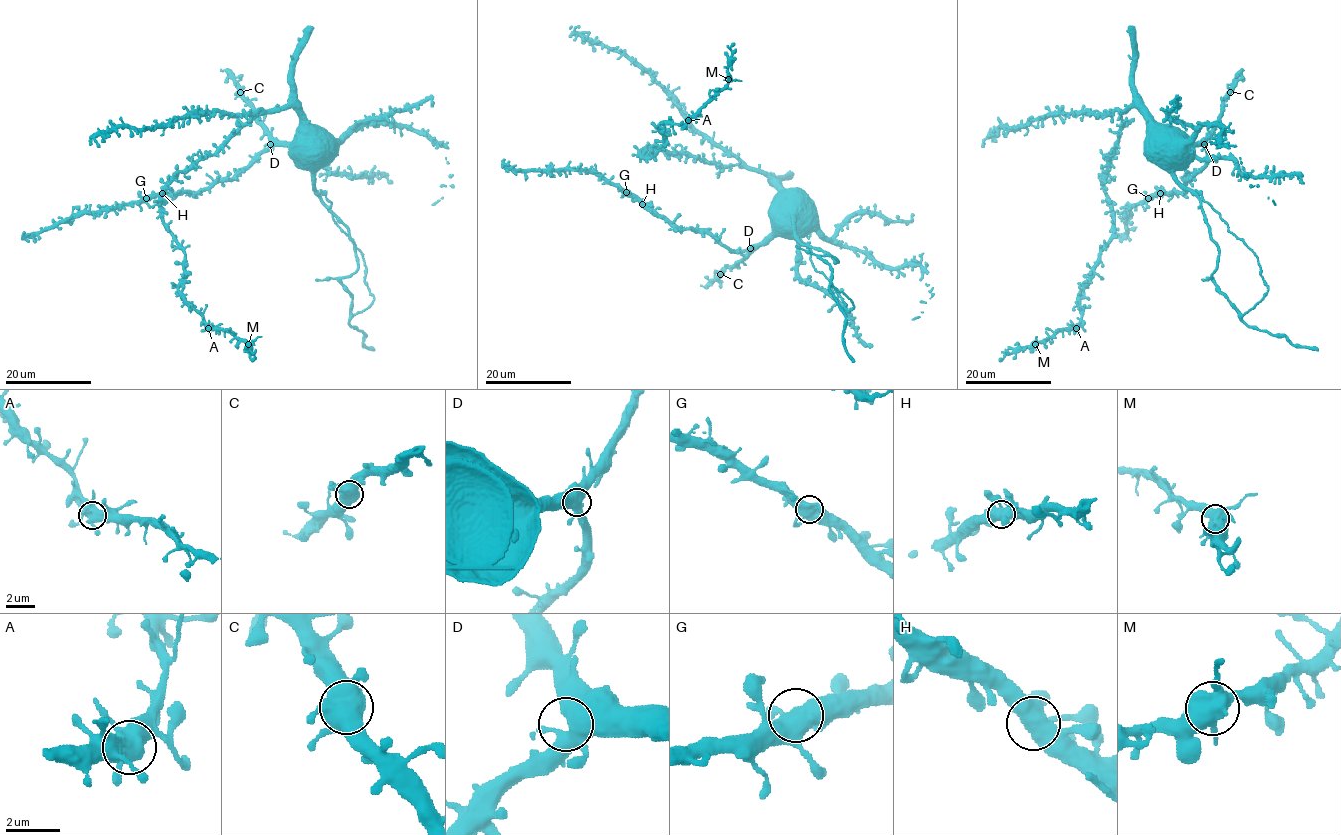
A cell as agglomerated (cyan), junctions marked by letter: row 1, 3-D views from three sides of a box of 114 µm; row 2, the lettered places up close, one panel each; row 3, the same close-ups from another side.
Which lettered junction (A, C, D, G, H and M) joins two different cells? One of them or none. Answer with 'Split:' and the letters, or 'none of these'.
Split: none of these

